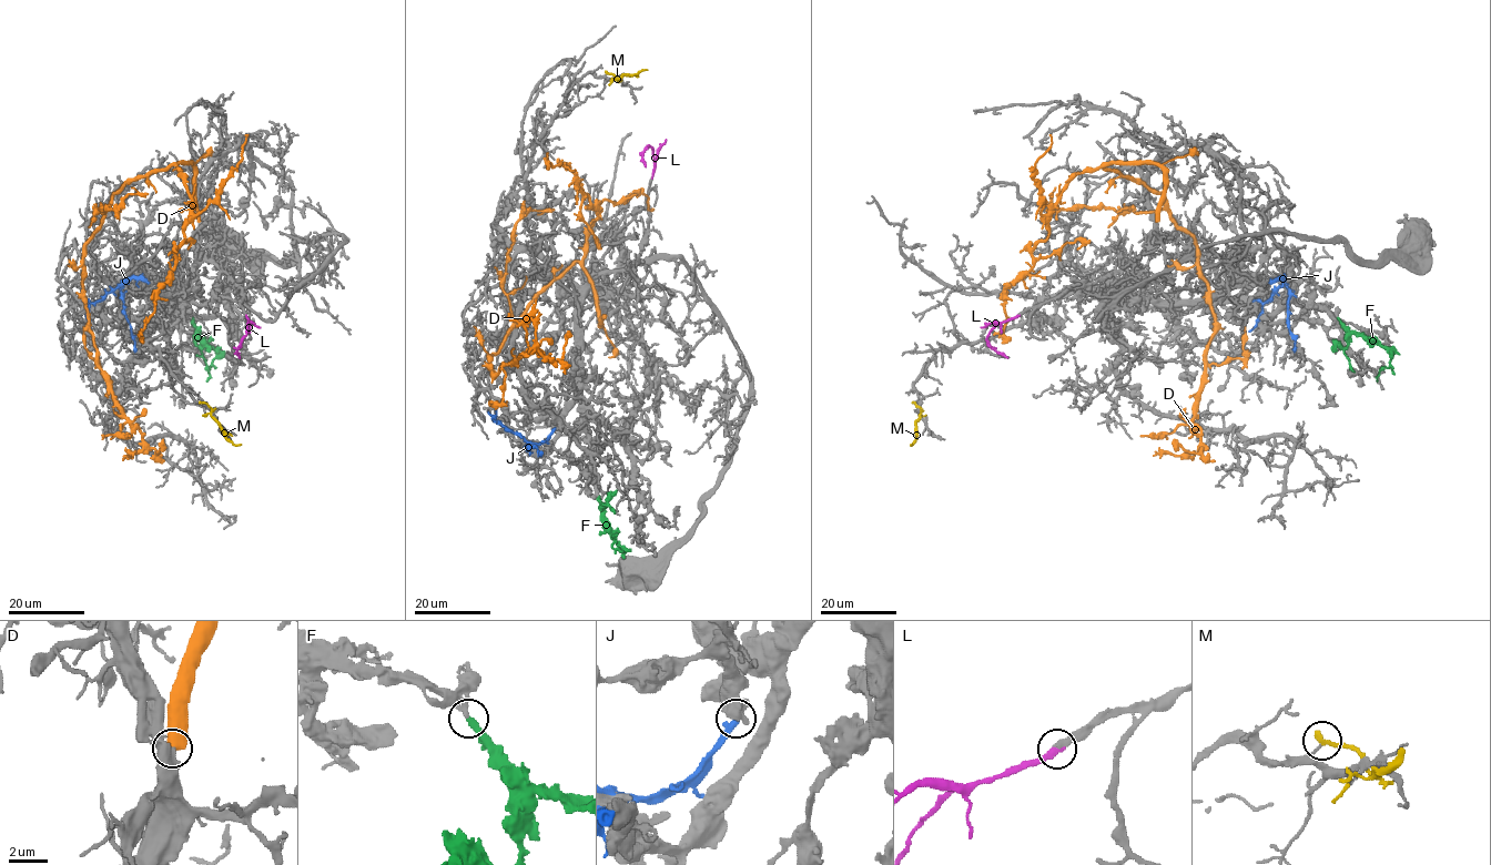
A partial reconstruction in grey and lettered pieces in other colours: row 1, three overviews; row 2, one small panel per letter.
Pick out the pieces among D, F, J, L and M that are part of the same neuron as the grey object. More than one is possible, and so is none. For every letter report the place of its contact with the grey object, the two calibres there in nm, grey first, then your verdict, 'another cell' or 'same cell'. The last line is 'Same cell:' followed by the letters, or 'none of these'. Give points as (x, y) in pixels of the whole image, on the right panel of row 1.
D: (1156, 221) | 650/600 nm | another cell
F: (1337, 317) | 280/320 nm | same cell
J: (1269, 283) | 460/240 nm | another cell
L: (1017, 315) | 260/240 nm | same cell
M: (913, 403) | 130/280 nm | another cell
Same cell: F, L

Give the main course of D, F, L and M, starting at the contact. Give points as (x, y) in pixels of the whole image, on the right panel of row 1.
D: (1156, 221), (1158, 166), (1103, 165), (1156, 190), (1194, 238), (1215, 322), (1193, 423), (1199, 449), (1153, 455)
F: (1338, 318), (1351, 332), (1378, 342), (1389, 350), (1390, 366), (1380, 370), (1377, 382)
L: (1018, 315), (1000, 322), (986, 338), (993, 348), (1007, 357)
M: (914, 403), (921, 408), (916, 438), (911, 444)

